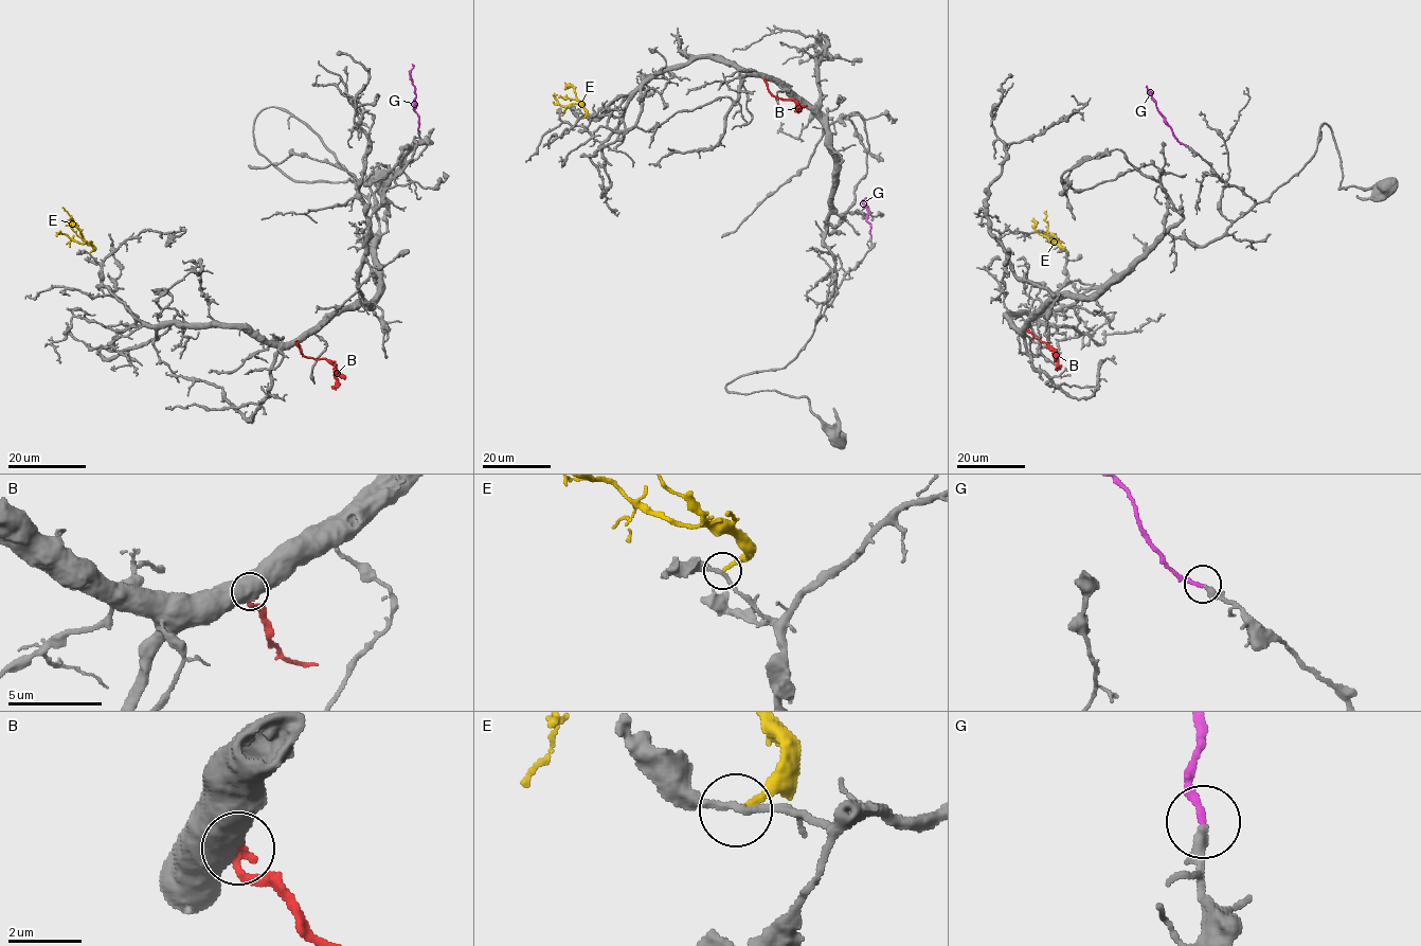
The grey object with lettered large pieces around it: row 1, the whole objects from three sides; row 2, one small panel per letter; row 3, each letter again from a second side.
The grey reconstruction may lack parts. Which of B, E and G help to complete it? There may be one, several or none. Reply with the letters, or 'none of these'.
G

